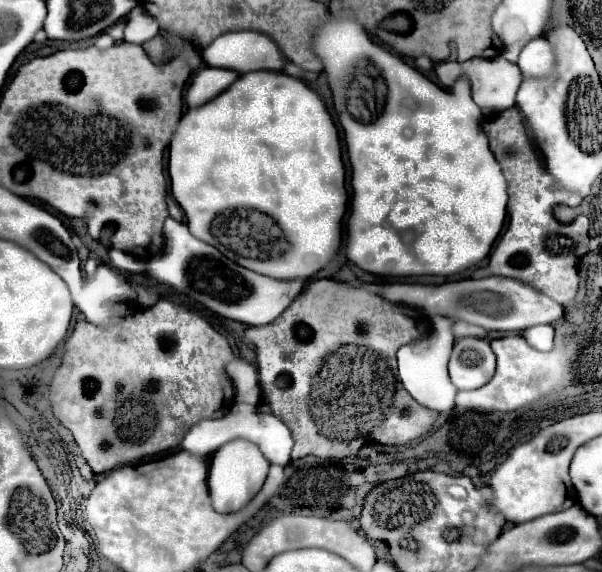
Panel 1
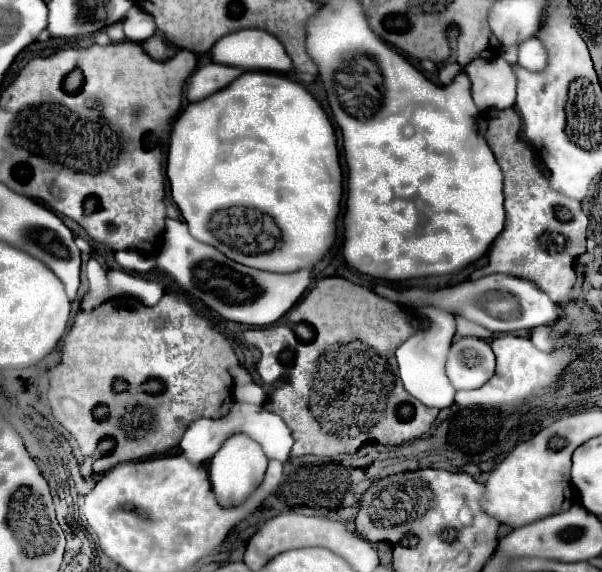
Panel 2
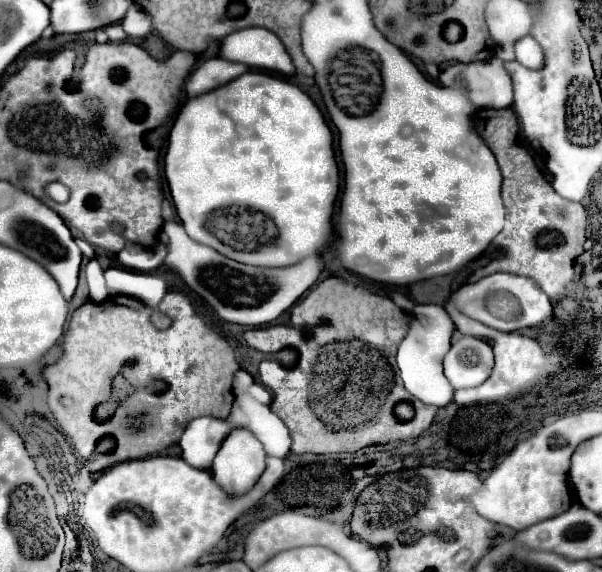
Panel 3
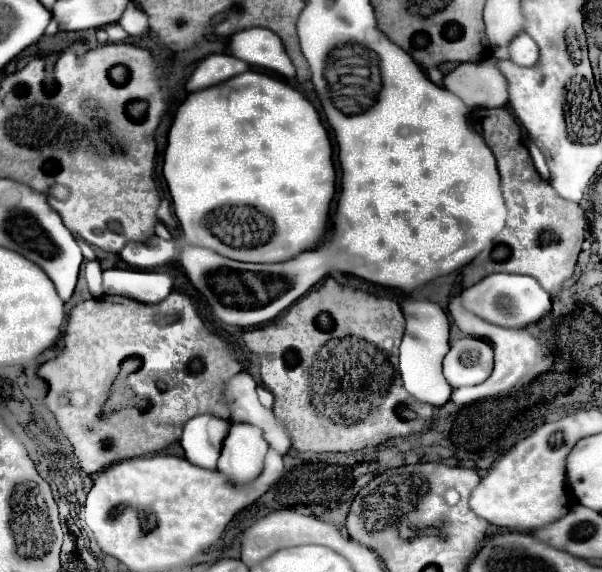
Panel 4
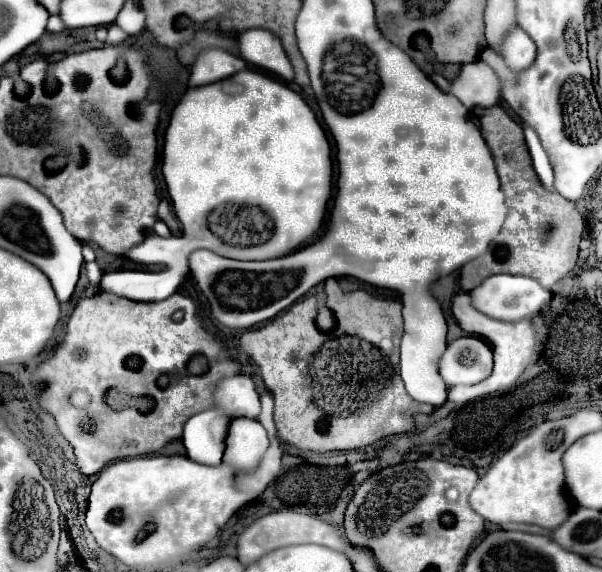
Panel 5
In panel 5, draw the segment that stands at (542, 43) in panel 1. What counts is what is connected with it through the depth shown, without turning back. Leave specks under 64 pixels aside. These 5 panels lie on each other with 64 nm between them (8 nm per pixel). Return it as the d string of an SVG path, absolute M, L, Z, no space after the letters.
M512 26L502 40L500 54L512 72L522 72L536 58L536 44L522 28Z

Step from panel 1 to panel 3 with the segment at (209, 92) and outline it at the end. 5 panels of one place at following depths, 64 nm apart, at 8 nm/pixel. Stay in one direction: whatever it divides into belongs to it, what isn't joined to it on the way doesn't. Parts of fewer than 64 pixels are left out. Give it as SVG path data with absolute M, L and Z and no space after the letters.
M220 56L210 58L200 68L194 70L190 80L186 82L186 92L188 92L188 96L200 96L204 92L210 92L210 90L222 86L222 84L228 84L230 80L238 78L244 72L248 72L246 64L230 62Z

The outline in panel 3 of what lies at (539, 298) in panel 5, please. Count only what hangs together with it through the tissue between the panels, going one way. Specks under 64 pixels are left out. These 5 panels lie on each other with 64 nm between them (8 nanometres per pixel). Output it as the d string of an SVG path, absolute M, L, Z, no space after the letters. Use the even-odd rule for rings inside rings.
M506 272L490 274L474 284L466 284L466 286L458 288L450 296L450 302L454 302L456 308L460 312L464 312L466 316L470 316L486 326L492 326L496 330L504 330L504 332L540 326L544 320L552 318L552 304L548 300L548 296L538 288L536 282L532 278L506 274ZM488 300L490 300L490 306L488 306Z

